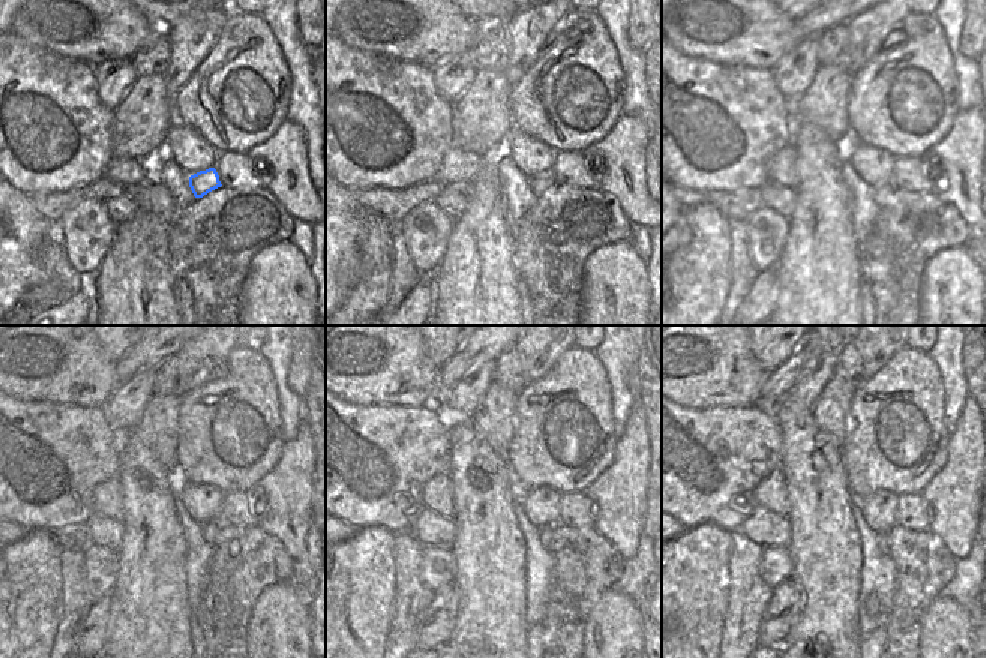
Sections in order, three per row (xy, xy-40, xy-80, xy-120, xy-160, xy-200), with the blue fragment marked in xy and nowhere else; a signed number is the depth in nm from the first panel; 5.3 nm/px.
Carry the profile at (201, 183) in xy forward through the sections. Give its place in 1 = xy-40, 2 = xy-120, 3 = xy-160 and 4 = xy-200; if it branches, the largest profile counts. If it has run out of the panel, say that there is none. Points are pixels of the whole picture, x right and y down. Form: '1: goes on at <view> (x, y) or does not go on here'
1: goes on at xy-40 (541, 183)
2: goes on at xy-120 (209, 531)
3: goes on at xy-160 (545, 532)
4: goes on at xy-200 (881, 541)

